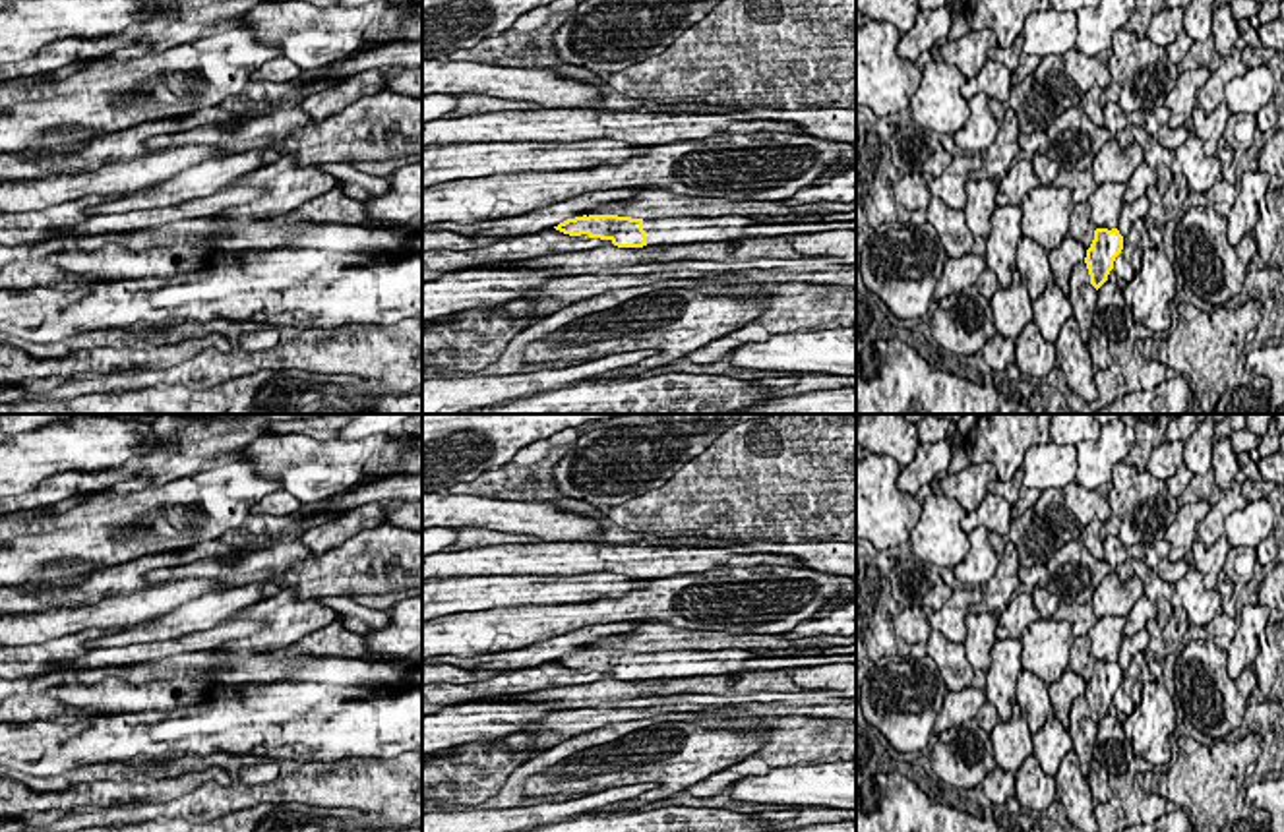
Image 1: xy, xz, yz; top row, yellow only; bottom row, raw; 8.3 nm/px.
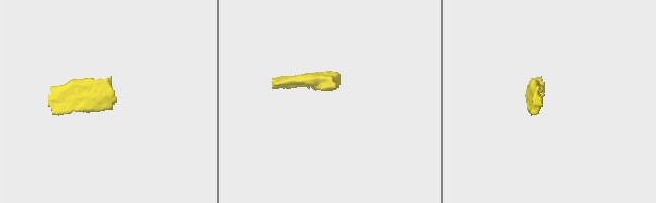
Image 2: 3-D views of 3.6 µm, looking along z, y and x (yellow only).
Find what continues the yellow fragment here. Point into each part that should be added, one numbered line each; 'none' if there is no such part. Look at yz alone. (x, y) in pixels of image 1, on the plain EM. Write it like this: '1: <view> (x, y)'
none

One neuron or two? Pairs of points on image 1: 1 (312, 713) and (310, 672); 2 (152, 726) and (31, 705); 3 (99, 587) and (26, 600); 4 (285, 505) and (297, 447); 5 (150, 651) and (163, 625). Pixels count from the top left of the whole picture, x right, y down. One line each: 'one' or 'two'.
1: two
2: two
3: one
4: two
5: two

